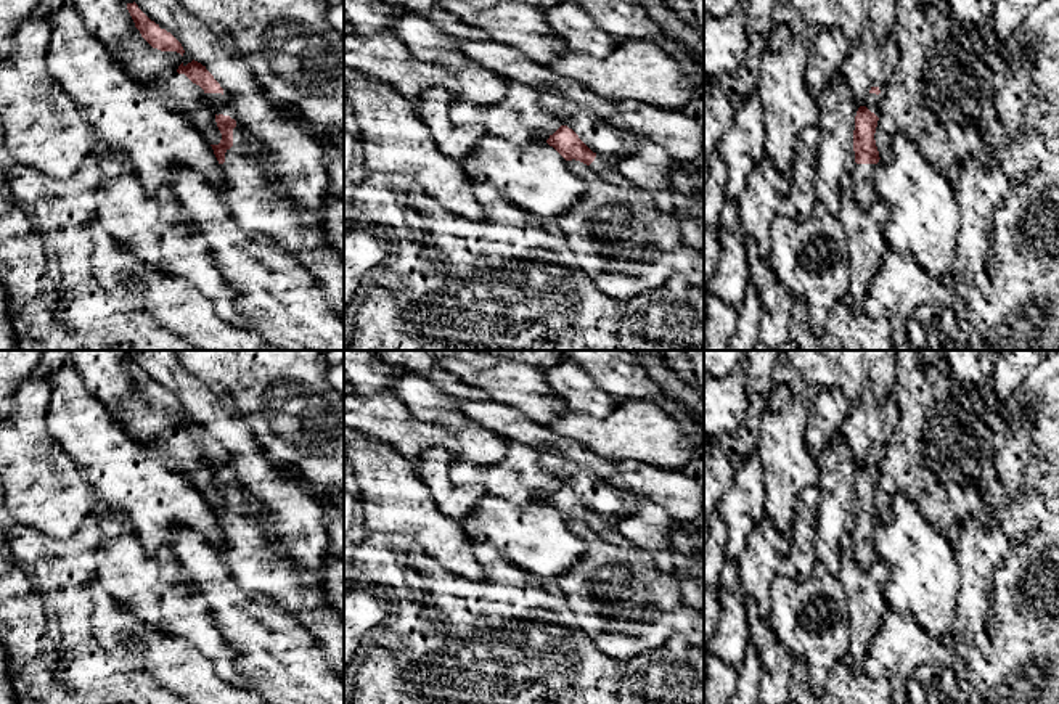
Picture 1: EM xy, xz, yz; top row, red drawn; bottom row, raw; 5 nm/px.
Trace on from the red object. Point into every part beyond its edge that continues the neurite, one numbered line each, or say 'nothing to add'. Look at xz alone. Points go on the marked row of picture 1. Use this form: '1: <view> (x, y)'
1: xz (603, 167)

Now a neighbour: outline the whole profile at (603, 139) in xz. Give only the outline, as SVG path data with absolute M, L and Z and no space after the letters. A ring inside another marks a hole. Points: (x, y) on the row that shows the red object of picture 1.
M540 93L540 106L572 129L579 138L596 154L615 161L635 151L636 138L611 125L607 119L585 106L574 104L551 93Z

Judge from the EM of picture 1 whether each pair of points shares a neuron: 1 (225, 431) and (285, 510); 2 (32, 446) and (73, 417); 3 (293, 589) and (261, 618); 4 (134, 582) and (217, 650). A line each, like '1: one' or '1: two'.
1: one
2: two
3: two
4: one

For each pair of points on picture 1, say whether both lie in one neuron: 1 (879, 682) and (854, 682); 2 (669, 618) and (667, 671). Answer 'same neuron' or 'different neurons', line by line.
1: same neuron
2: different neurons

